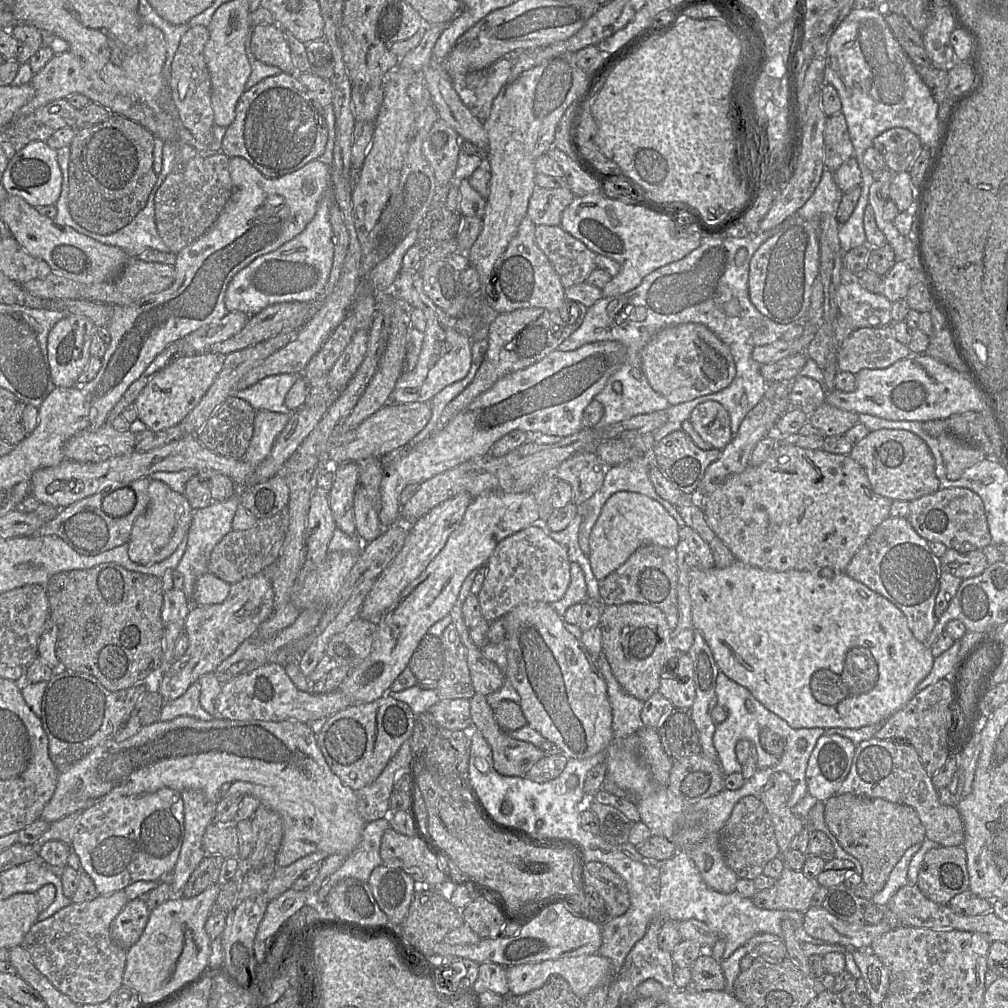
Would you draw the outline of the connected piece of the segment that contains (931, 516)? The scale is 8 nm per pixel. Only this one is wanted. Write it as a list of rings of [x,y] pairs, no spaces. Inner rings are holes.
[[[967,488],[939,489],[913,500],[907,519],[915,531],[929,542],[941,542],[960,552],[984,549],[991,543],[991,534],[981,497]]]

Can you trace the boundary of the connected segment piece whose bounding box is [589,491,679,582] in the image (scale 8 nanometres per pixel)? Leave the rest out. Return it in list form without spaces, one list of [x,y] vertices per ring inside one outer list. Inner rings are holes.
[[[617,492],[603,506],[590,534],[589,559],[592,572],[600,582],[621,567],[639,547],[657,545],[675,548],[678,542],[678,523],[662,504],[643,494]]]

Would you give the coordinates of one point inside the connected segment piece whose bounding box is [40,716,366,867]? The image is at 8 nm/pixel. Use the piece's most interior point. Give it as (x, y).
(280, 763)

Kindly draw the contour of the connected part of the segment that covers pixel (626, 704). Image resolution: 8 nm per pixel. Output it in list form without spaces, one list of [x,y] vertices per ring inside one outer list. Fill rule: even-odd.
[[[602,653],[598,657],[599,669],[607,683],[607,692],[612,707],[612,730],[615,739],[624,739],[636,734],[644,727],[641,711],[644,702],[628,694],[612,673],[611,667]]]

